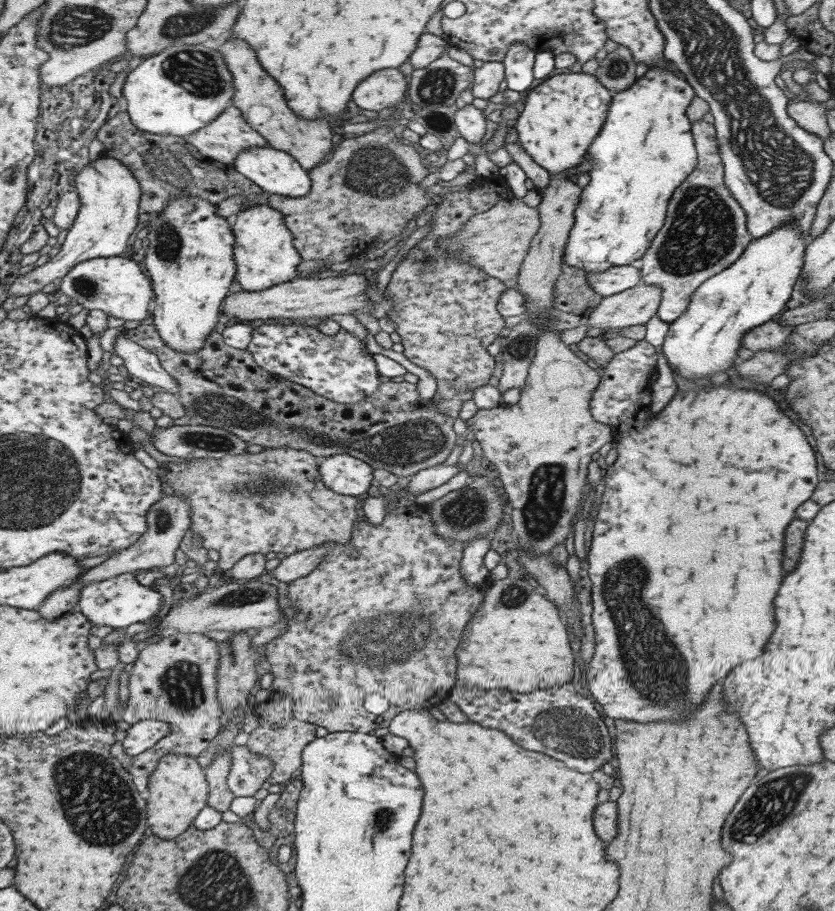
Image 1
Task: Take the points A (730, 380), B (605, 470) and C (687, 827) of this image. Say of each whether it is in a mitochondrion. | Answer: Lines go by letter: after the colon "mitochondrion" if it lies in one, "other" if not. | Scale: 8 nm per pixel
A: other
B: other
C: other

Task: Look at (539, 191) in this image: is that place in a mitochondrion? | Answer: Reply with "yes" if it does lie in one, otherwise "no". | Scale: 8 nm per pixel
no

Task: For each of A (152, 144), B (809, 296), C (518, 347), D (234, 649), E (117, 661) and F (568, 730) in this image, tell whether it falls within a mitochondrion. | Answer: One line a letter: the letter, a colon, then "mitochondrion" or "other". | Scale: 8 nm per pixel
A: other
B: other
C: mitochondrion
D: mitochondrion
E: other
F: mitochondrion

